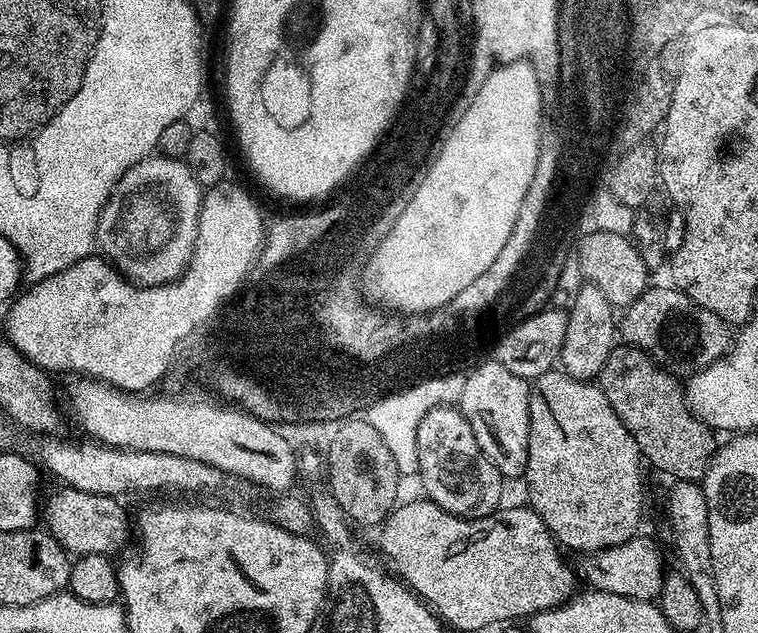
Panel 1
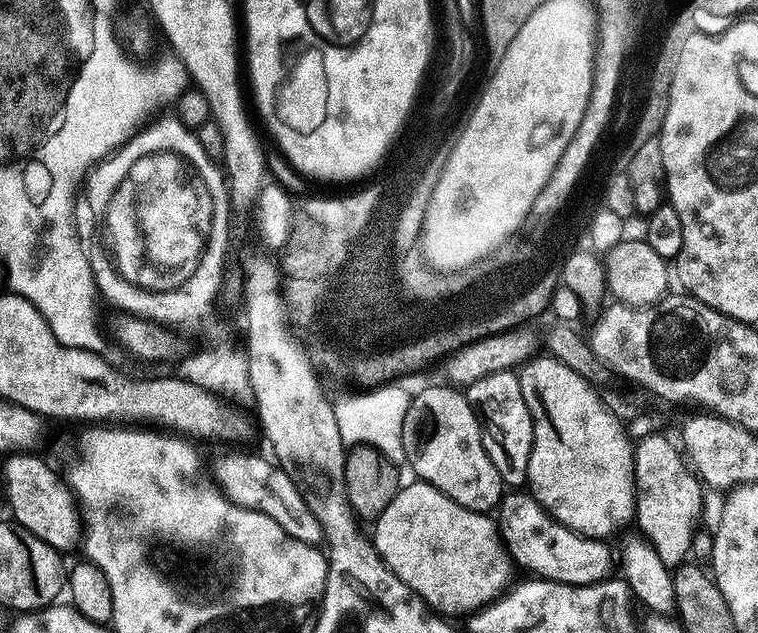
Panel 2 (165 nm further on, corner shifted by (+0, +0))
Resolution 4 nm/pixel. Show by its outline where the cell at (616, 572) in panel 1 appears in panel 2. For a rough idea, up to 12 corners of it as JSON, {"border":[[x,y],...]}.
{"border":[[527,491],[494,524],[513,565],[560,584],[609,575],[605,541],[571,532]]}

